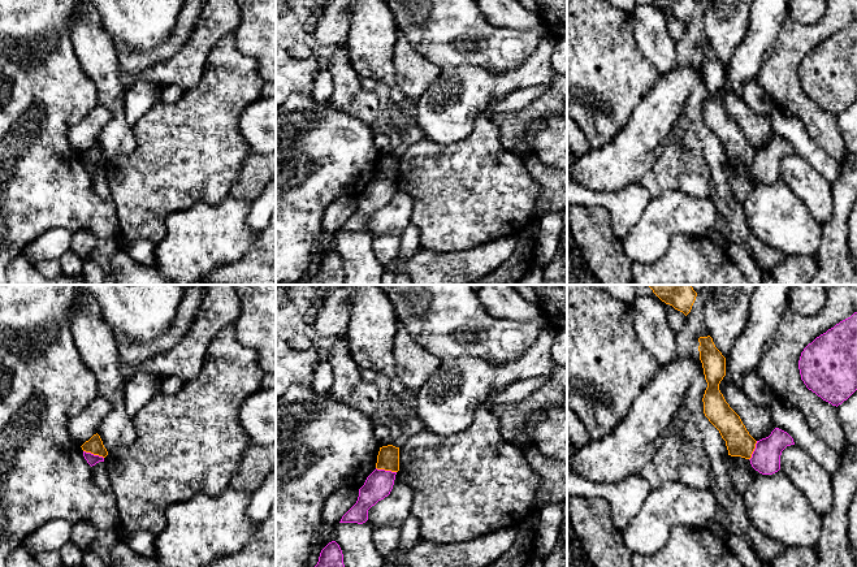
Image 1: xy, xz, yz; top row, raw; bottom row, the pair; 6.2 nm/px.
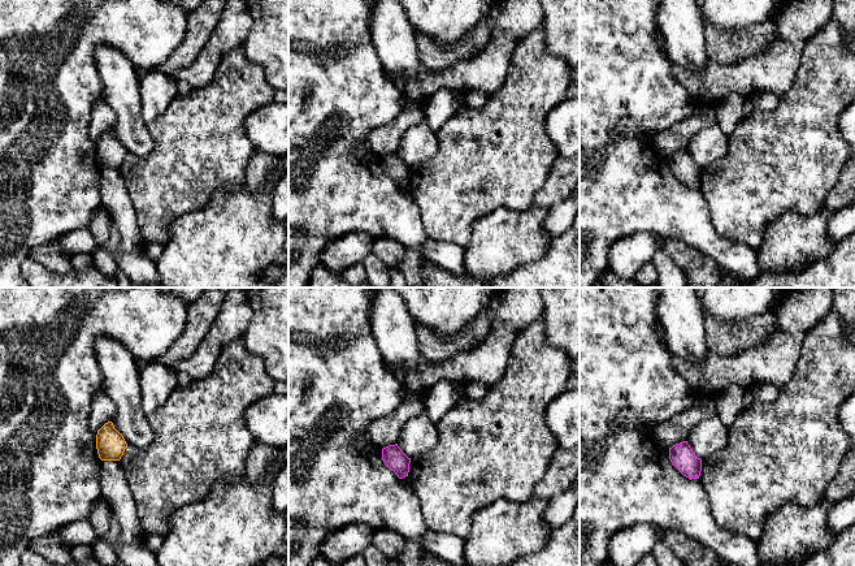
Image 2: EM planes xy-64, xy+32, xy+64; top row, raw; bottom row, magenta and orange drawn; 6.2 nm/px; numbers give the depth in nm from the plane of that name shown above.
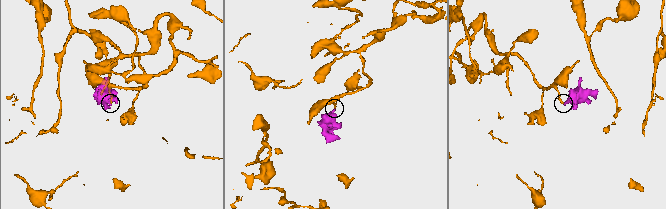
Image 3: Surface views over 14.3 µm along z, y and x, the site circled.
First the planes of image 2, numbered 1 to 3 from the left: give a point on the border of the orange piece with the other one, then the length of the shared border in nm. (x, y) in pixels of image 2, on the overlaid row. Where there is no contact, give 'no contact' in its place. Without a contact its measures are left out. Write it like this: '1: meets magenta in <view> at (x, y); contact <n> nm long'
1: no contact
2: no contact
3: no contact

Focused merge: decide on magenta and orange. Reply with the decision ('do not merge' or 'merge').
do not merge

